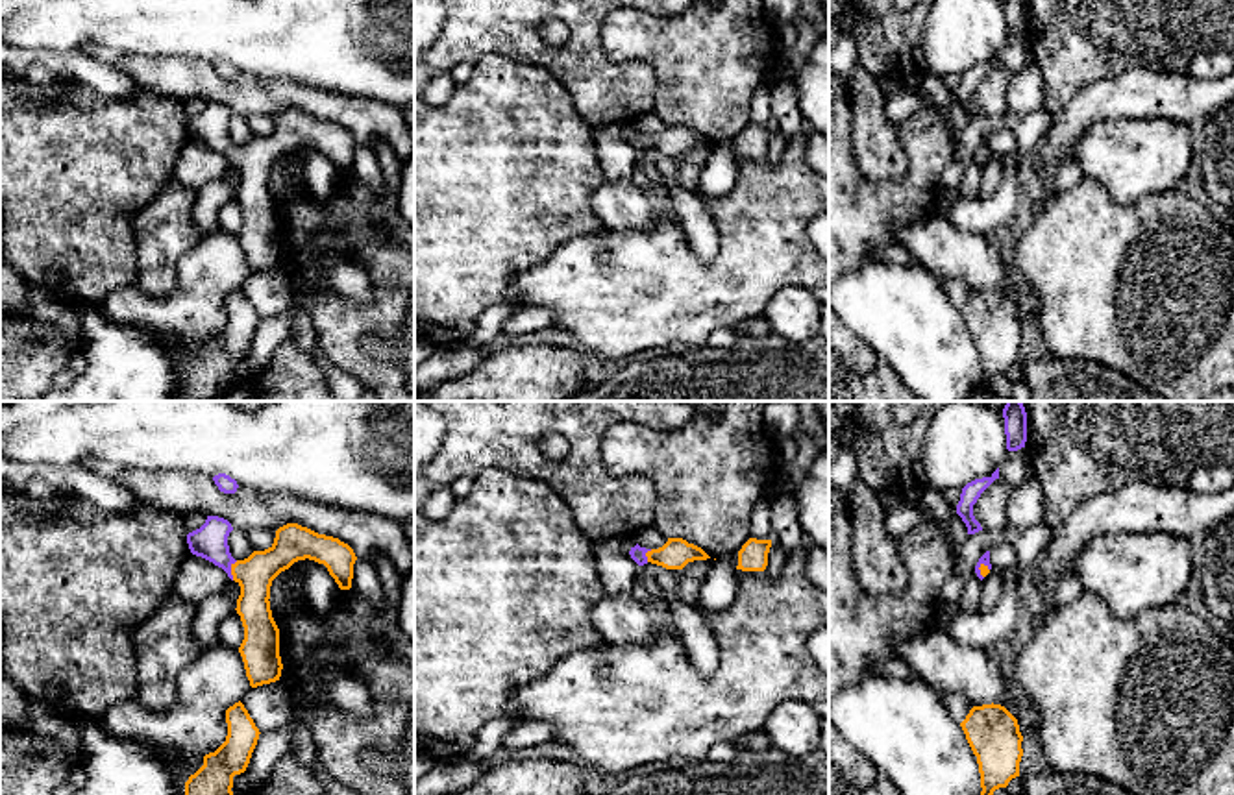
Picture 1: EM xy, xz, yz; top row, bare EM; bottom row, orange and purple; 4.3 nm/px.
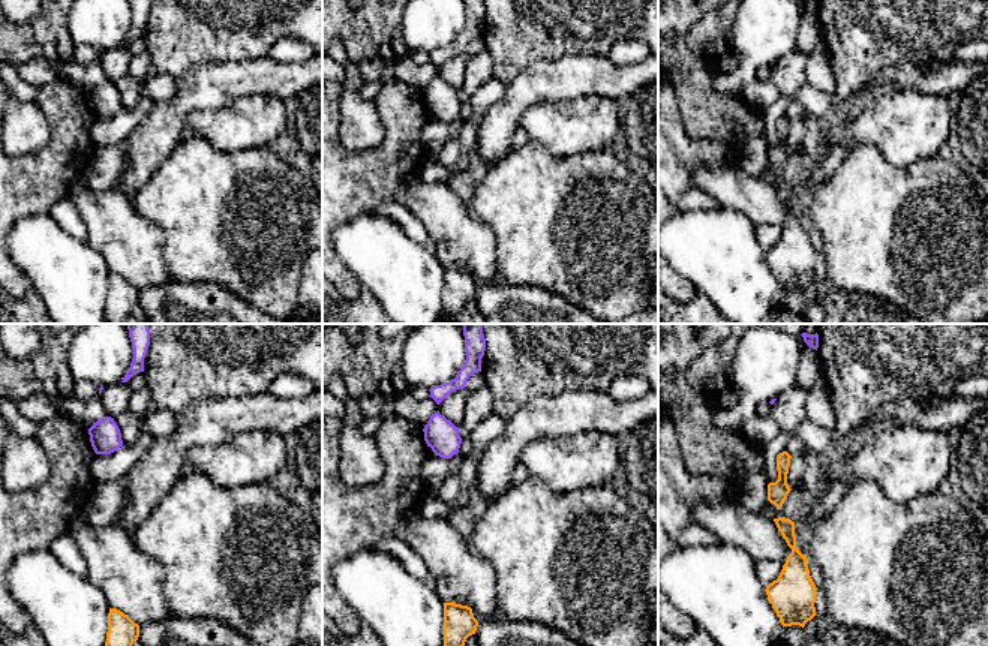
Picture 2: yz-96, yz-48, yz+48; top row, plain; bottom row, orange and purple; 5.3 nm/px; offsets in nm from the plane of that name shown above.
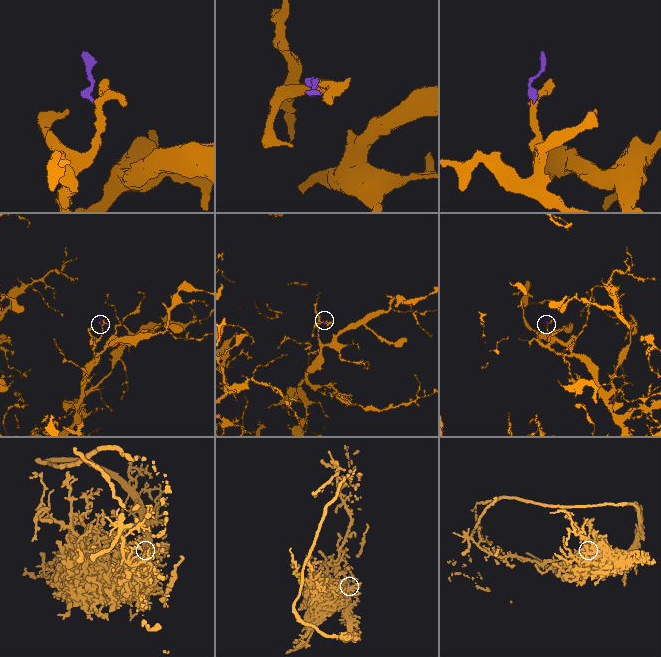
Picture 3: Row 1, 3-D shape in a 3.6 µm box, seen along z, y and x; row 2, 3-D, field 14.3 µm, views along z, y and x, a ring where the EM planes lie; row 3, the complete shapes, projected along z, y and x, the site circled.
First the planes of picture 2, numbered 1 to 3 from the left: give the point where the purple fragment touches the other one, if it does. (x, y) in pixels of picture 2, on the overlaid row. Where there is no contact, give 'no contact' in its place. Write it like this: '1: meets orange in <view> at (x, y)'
1: no contact
2: no contact
3: no contact

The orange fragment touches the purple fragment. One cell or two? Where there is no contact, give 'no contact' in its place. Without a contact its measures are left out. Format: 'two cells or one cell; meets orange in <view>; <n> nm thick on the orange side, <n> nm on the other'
one cell; meets orange in xy; 160 nm thick on the orange side, 150 nm on the other

